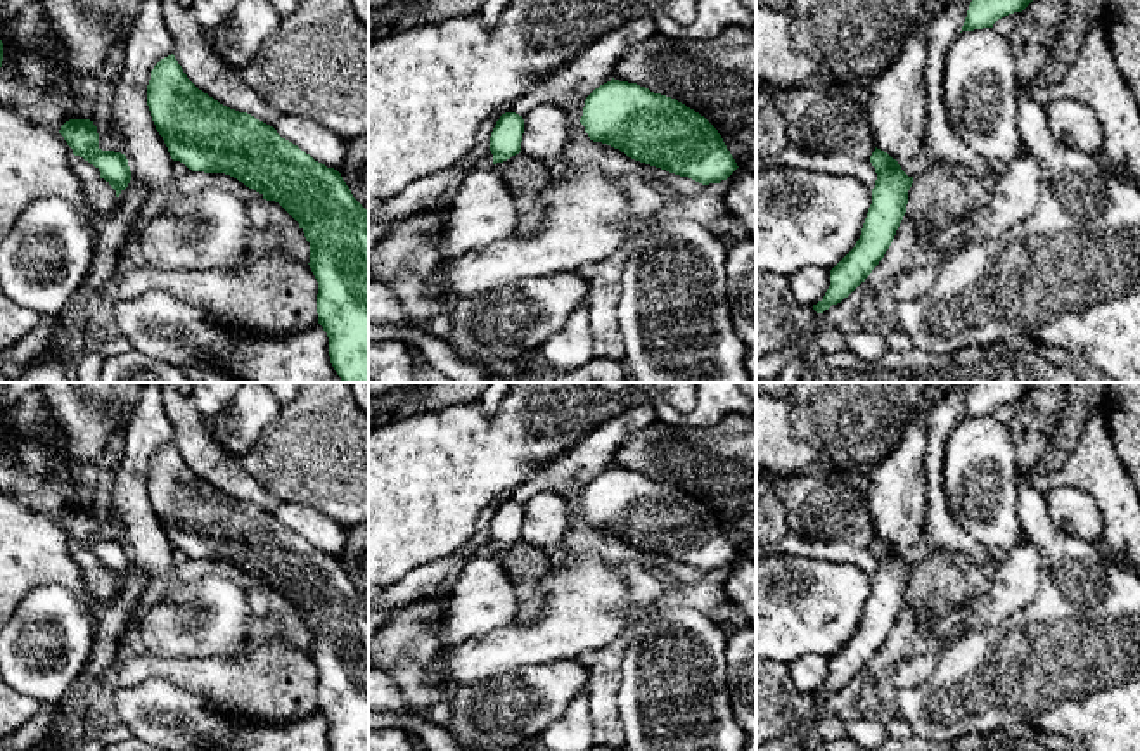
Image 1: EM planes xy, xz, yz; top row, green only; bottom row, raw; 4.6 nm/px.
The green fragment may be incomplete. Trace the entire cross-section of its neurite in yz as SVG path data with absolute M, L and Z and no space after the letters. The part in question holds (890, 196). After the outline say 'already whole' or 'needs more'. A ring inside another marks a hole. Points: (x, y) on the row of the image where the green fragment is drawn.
M877 147L870 156L870 163L875 168L877 180L861 235L855 247L830 270L829 289L823 299L813 305L817 313L841 303L865 282L889 249L906 213L913 177L908 177L896 159Z; already whole

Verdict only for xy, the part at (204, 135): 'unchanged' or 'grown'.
unchanged

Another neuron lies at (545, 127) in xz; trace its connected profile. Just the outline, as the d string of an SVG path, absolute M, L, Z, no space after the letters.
M545 102L524 114L522 119L521 152L547 164L562 159L571 125L566 107Z

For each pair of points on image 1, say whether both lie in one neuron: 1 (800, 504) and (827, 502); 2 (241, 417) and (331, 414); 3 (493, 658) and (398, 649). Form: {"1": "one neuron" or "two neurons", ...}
{"1": "one neuron", "2": "two neurons", "3": "two neurons"}

